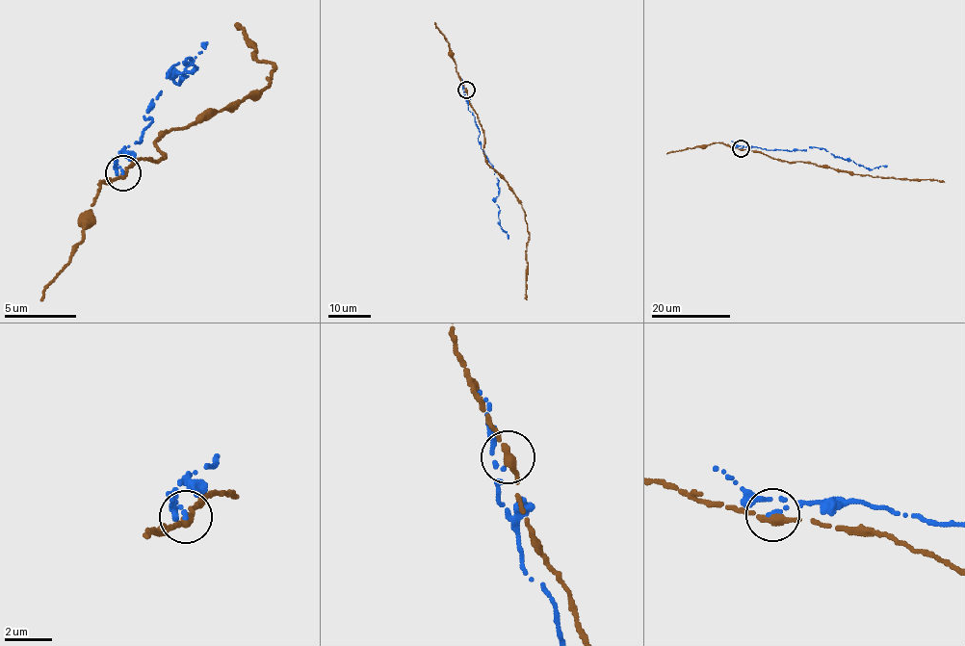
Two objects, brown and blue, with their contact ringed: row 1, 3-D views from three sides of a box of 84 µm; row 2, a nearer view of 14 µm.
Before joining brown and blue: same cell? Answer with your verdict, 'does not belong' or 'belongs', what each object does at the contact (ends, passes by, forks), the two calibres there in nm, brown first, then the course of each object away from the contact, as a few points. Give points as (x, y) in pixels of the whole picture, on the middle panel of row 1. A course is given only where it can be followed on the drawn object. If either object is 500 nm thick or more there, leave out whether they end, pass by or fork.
does not belong; brown ends; blue passes by; calibres 400 and 130 nm; course brown (466, 90), (469, 104), (484, 134), (485, 162), (508, 183), (525, 213), (530, 235), (526, 253), (527, 299); course blue (466, 90), (464, 97), (480, 132), (478, 141), (498, 183), (494, 202), (500, 210), (501, 228), (508, 238)

